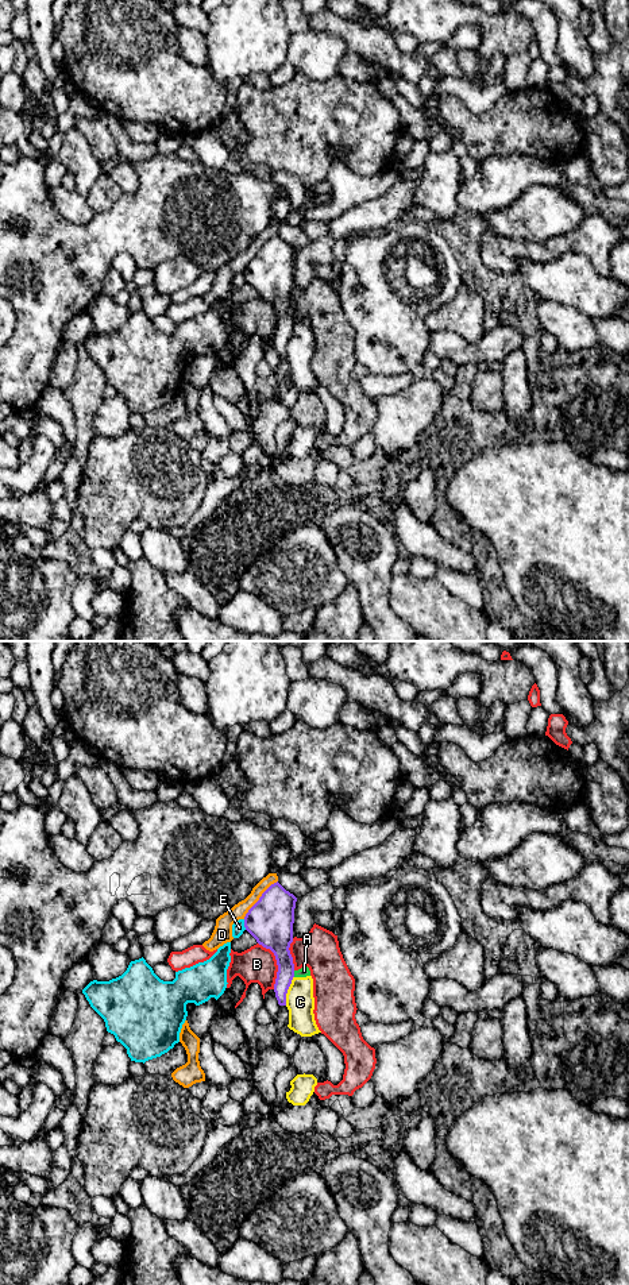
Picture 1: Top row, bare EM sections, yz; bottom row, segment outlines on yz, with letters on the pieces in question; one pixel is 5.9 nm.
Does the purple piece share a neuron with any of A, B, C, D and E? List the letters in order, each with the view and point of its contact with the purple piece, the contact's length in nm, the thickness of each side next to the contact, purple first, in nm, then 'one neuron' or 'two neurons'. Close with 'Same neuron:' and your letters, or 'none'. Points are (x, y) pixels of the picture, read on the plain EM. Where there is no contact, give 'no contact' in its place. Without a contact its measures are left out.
A: meets purple in yz at (293, 325); contact 40 nm long; 190 nm thick on the purple side, 60 nm on the other; two neurons
B: meets purple in yz at (277, 316); contact 300 nm long; 260 nm thick on the purple side, 220 nm on the other; two neurons
C: meets purple in yz at (286, 343); contact 180 nm long; 100 nm thick on the purple side, 170 nm on the other; two neurons
D: meets purple in yz at (259, 251); contact 300 nm long; 280 nm thick on the purple side, 100 nm on the other; two neurons
E: meets purple in yz at (244, 277); contact 70 nm long; 280 nm thick on the purple side, 80 nm on the other; two neurons
Same neuron: none

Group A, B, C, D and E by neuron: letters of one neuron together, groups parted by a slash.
A C / B / D / E

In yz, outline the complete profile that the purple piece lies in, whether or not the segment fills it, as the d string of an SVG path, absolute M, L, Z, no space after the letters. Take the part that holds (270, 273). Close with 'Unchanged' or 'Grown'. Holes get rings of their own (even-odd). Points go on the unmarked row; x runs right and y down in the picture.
M277 234L262 246L244 269L246 282L275 308L278 324L274 344L279 358L286 358L286 346L294 329L289 300L293 294L296 254L297 250Z. Unchanged

